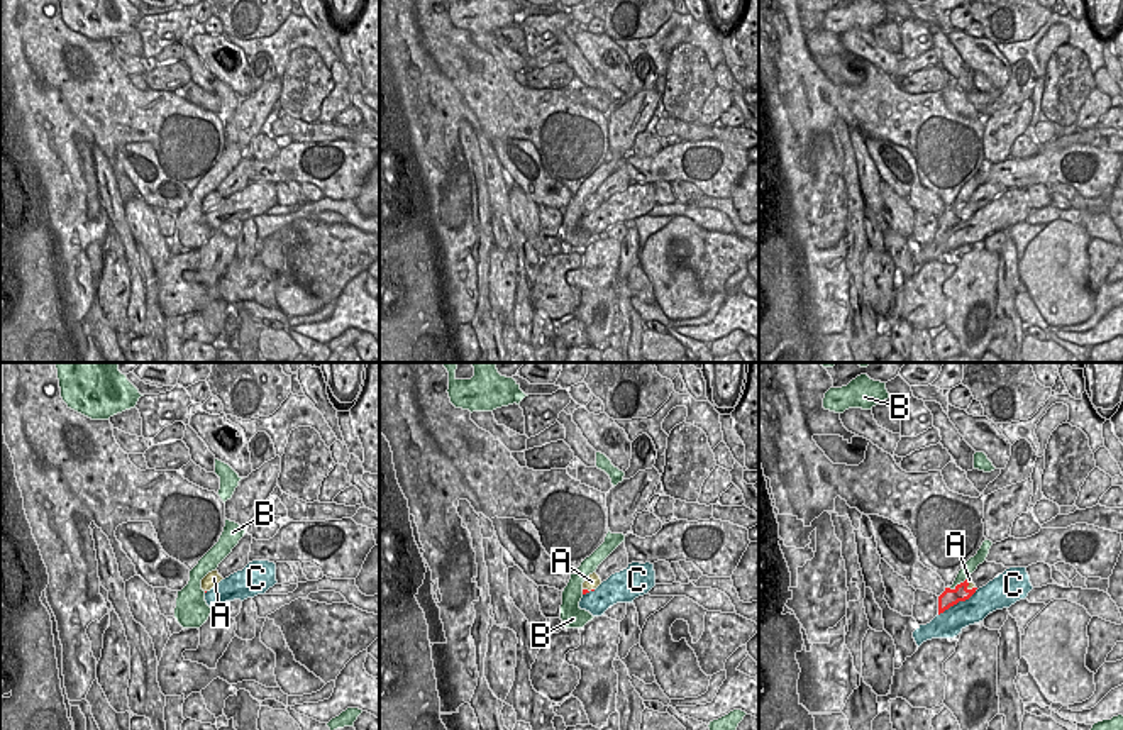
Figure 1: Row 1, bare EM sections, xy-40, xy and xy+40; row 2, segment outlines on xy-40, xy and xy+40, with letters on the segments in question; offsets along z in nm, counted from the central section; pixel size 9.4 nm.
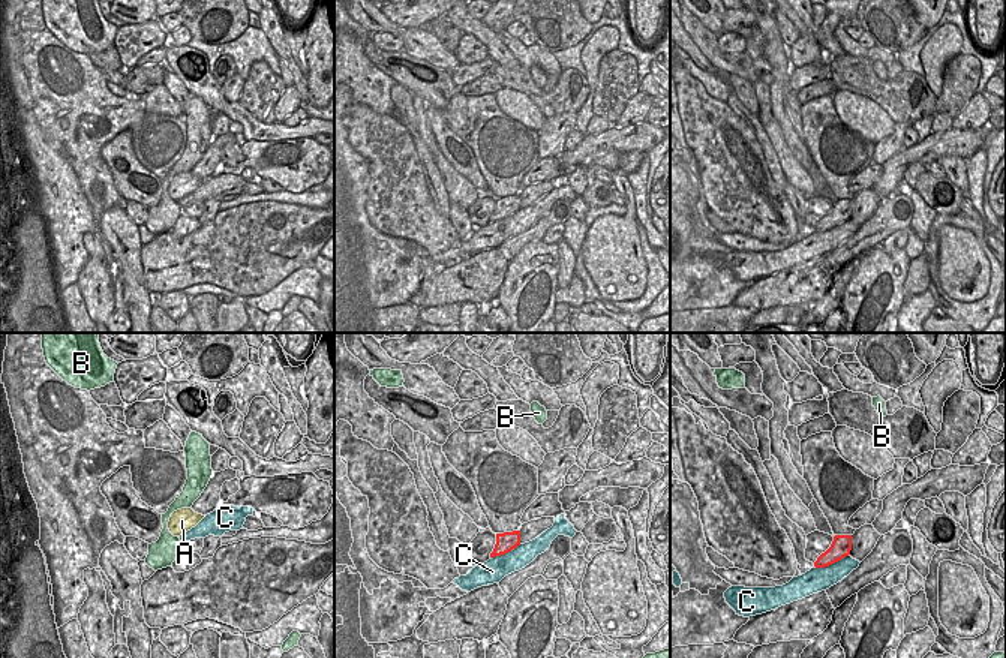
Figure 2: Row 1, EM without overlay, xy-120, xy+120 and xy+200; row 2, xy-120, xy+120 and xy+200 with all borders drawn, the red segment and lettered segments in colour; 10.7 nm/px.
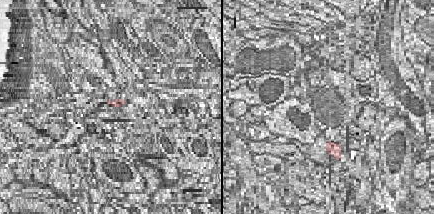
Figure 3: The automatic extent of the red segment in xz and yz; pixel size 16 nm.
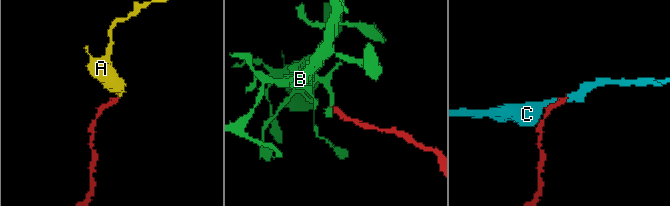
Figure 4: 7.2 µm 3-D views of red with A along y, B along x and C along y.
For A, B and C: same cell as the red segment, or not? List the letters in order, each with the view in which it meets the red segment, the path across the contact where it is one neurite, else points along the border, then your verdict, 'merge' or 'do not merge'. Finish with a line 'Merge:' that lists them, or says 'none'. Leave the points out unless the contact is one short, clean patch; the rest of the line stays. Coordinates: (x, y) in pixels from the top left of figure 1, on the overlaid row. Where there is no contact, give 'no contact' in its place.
A: meets red in xy+40; runs through xy+40 (961, 593), (968, 585), (969, 580); merge
B: meets red in xy+40; border along xy+40 (966, 578), (947, 588); do not merge
C: meets red in xy+40; do not merge
Merge: A

